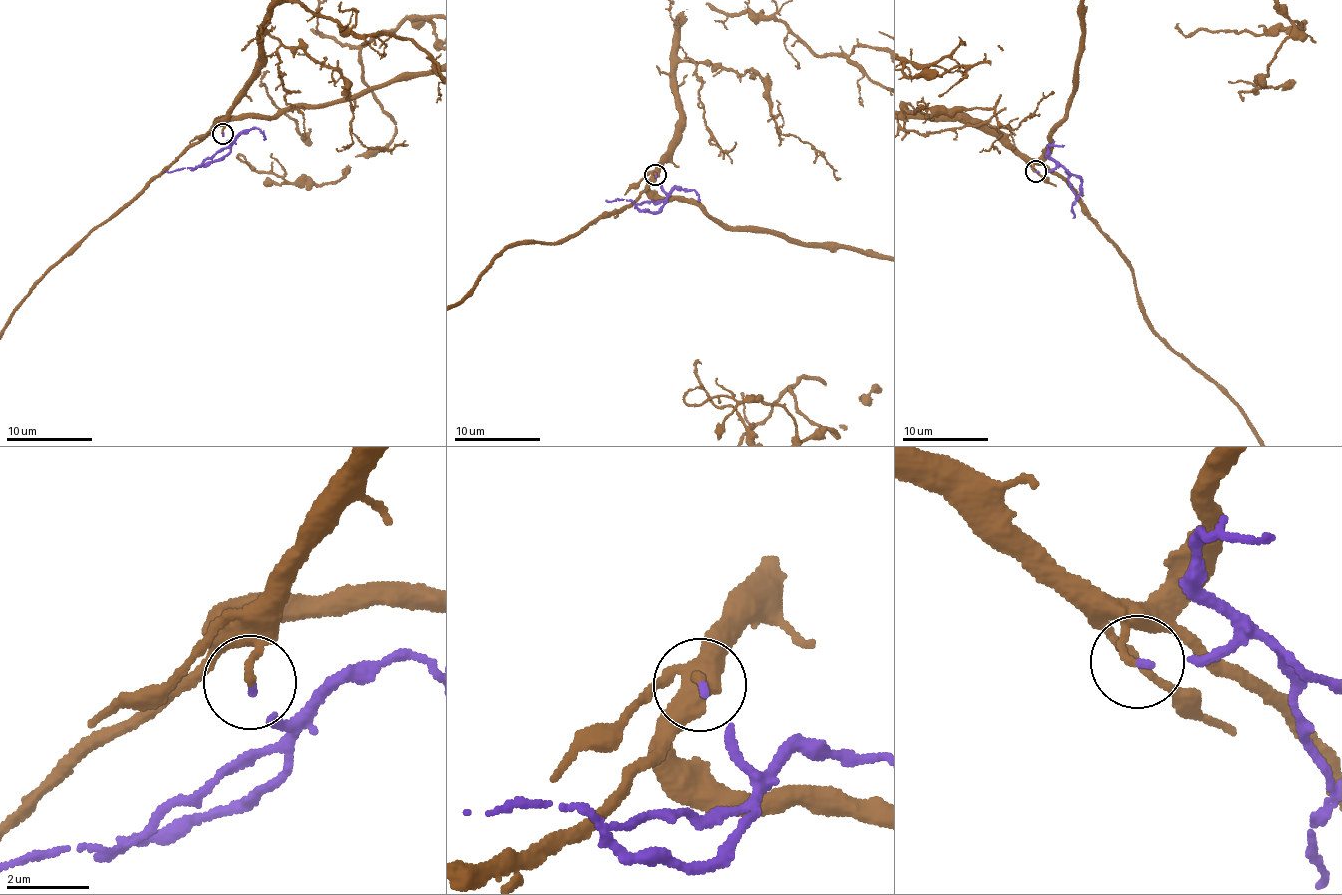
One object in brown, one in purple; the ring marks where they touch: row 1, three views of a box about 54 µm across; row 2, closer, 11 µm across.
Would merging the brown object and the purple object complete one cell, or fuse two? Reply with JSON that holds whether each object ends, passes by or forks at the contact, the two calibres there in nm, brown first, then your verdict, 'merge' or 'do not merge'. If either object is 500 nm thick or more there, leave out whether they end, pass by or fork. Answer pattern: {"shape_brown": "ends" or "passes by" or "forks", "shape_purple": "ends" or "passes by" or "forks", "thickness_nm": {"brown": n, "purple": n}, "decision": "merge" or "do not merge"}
{"shape_brown": "ends", "shape_purple": "ends", "thickness_nm": {"brown": 180, "purple": 120}, "decision": "merge"}

